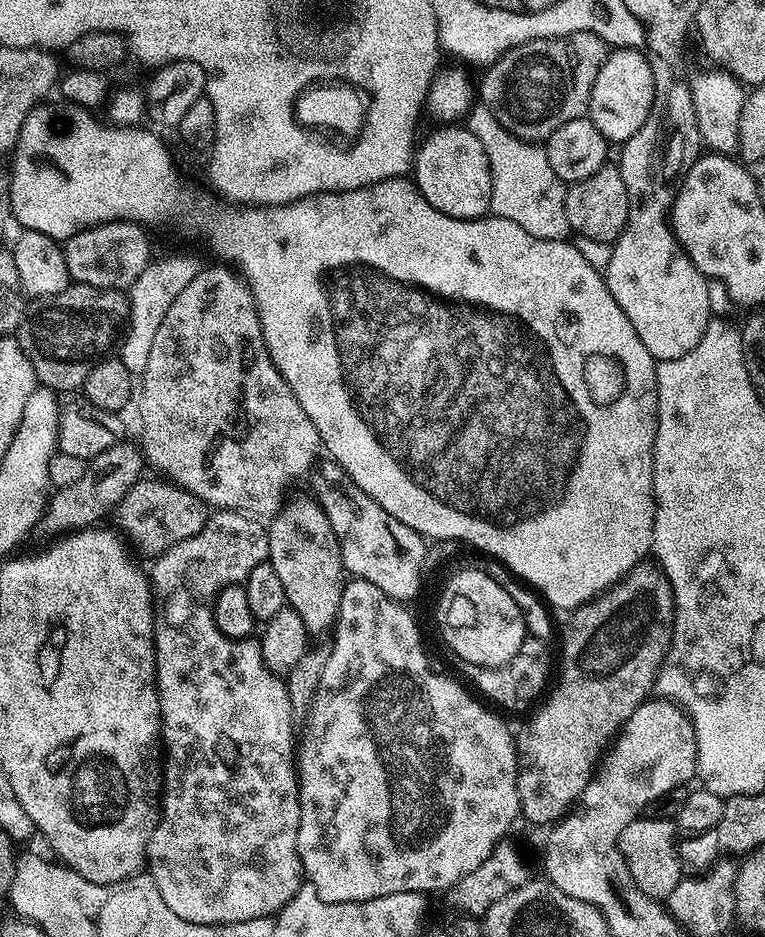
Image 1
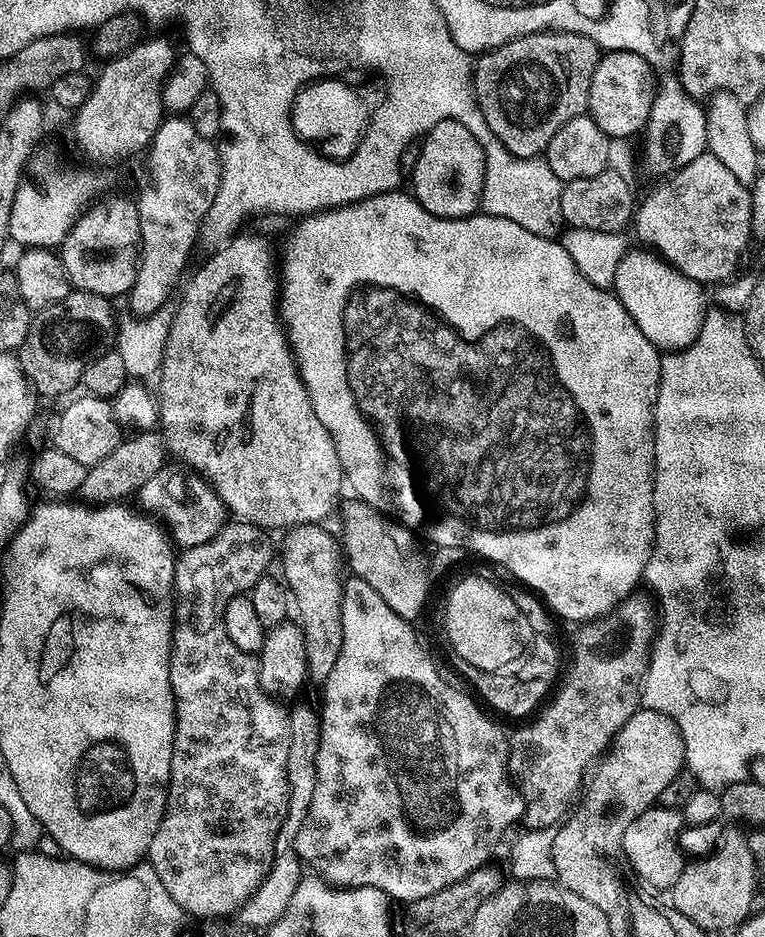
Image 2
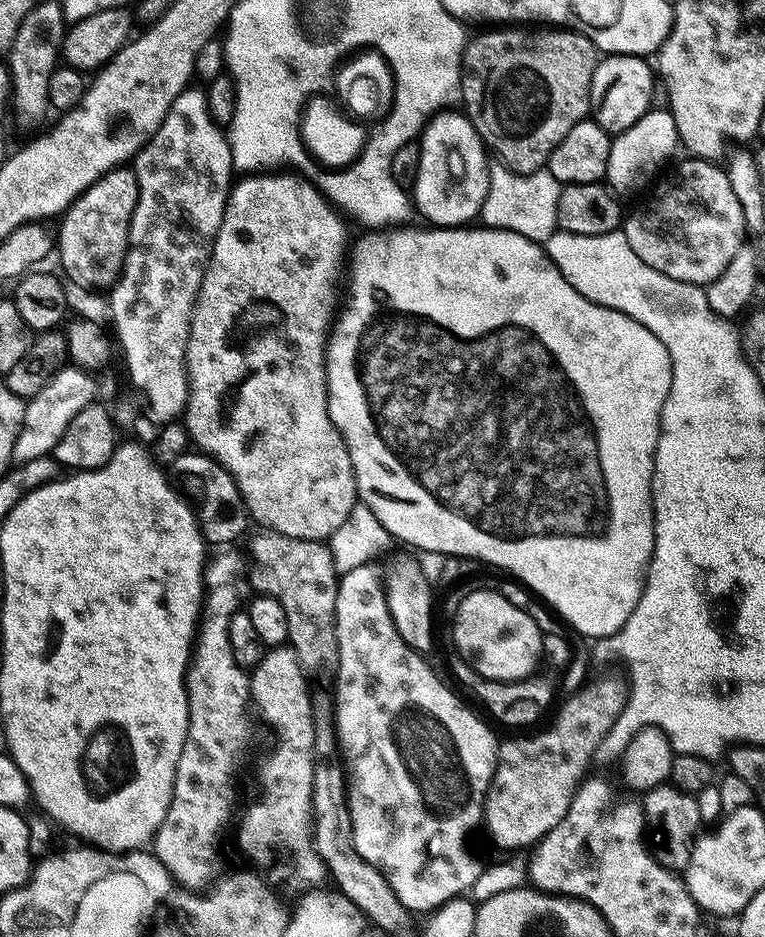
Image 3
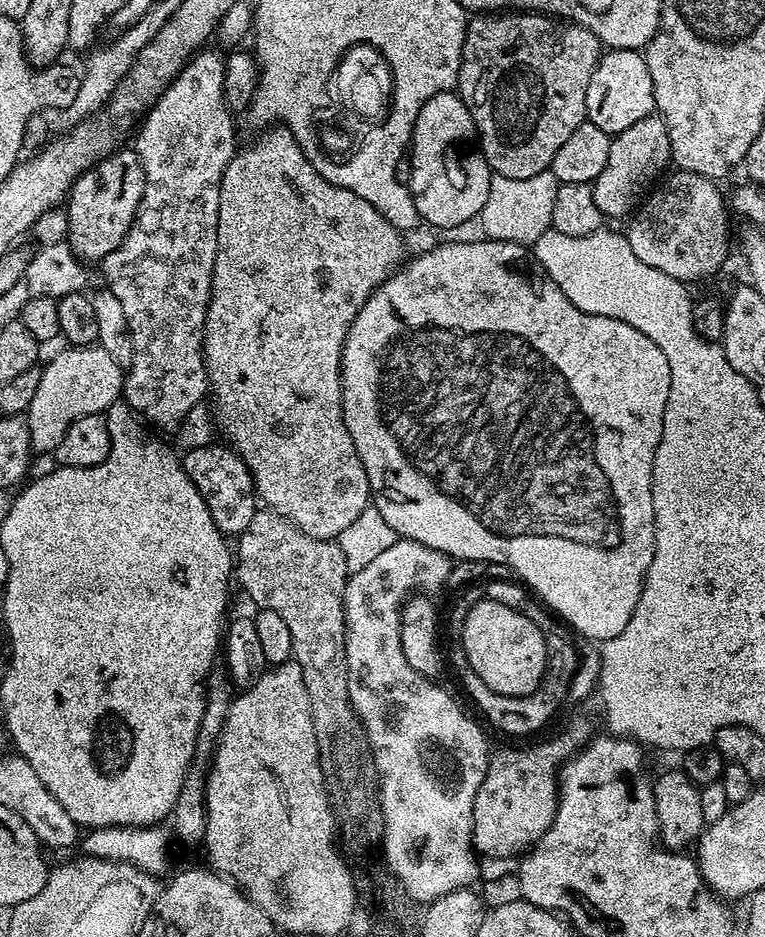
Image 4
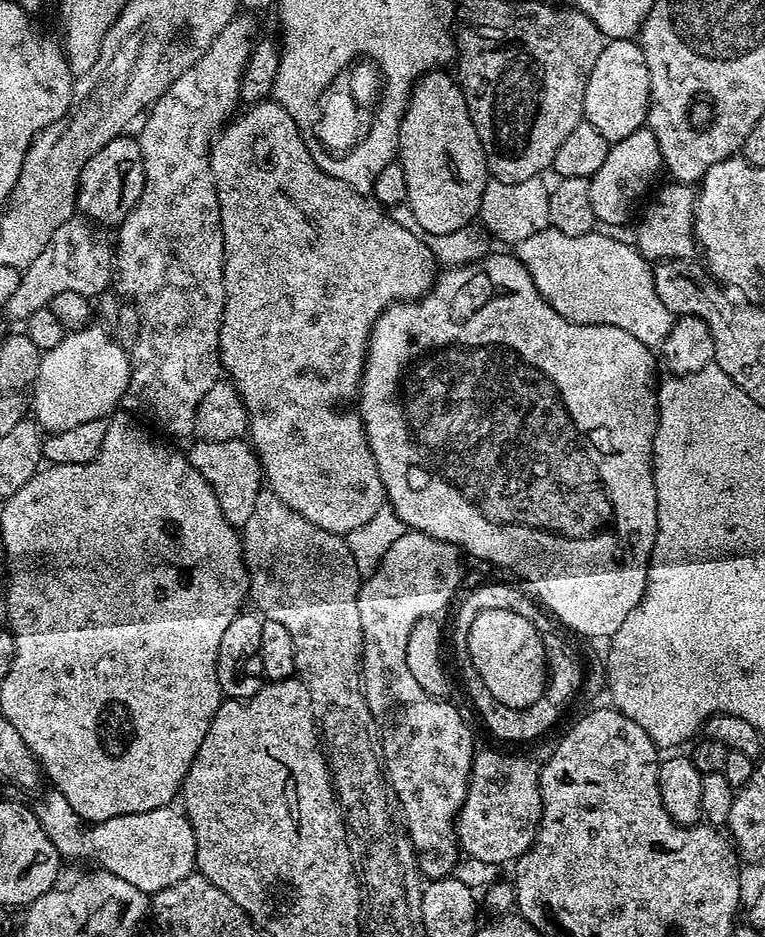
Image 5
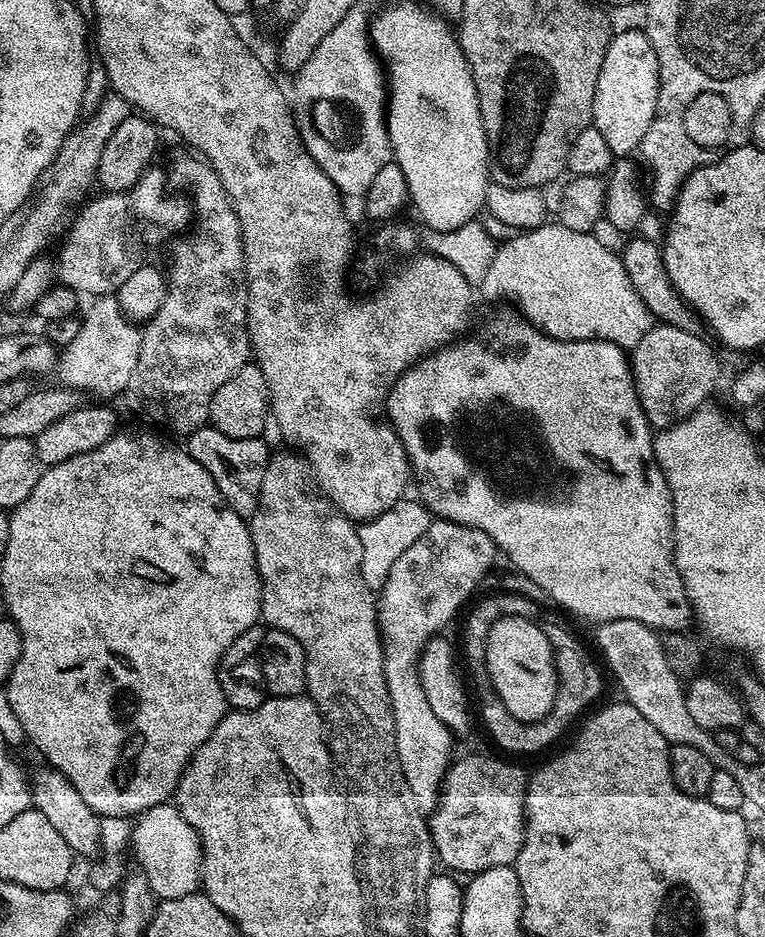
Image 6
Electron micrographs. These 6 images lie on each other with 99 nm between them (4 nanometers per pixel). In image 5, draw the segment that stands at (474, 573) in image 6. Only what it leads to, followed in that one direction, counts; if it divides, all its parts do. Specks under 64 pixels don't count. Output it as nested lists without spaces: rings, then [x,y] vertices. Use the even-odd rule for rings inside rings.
[[[406,530],[390,546],[376,570],[361,583],[358,598],[358,614],[362,614],[364,635],[364,697],[380,727],[382,763],[387,783],[395,799],[397,796],[401,806],[408,811],[408,838],[418,853],[421,873],[428,878],[451,877],[456,859],[462,856],[458,847],[458,817],[468,794],[468,776],[472,772],[472,758],[478,748],[472,745],[472,732],[463,714],[454,705],[447,704],[447,699],[426,694],[426,690],[418,686],[414,674],[410,674],[410,666],[406,666],[406,646],[410,630],[414,630],[417,622],[427,616],[439,617],[439,612],[451,602],[460,584],[460,556],[461,549],[454,544],[435,540],[424,532]]]

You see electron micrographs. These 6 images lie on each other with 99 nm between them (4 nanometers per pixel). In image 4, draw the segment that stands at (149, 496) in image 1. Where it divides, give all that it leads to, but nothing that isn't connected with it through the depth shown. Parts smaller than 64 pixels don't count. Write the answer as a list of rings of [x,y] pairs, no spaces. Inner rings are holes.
[[[219,443],[187,449],[182,463],[190,482],[194,482],[198,494],[202,494],[202,502],[206,502],[210,518],[214,518],[214,526],[218,526],[225,537],[236,538],[246,530],[246,526],[250,526],[250,518],[254,518],[258,511],[258,497],[248,467],[231,447]]]

